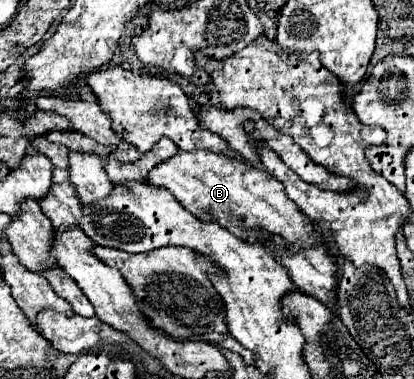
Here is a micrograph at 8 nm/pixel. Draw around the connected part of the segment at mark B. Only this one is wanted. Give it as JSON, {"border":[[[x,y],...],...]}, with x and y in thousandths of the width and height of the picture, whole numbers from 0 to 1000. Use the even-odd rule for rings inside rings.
{"border":[[[495,396],[432,401],[370,443],[355,475],[370,491],[403,496],[442,538],[442,549],[481,580],[529,586],[539,602],[563,612],[572,628],[592,628],[597,639],[626,639],[630,617],[674,617],[708,660],[780,639],[775,617],[761,612],[761,591],[751,591],[717,538],[693,522],[684,485],[640,449],[592,427]]]}

